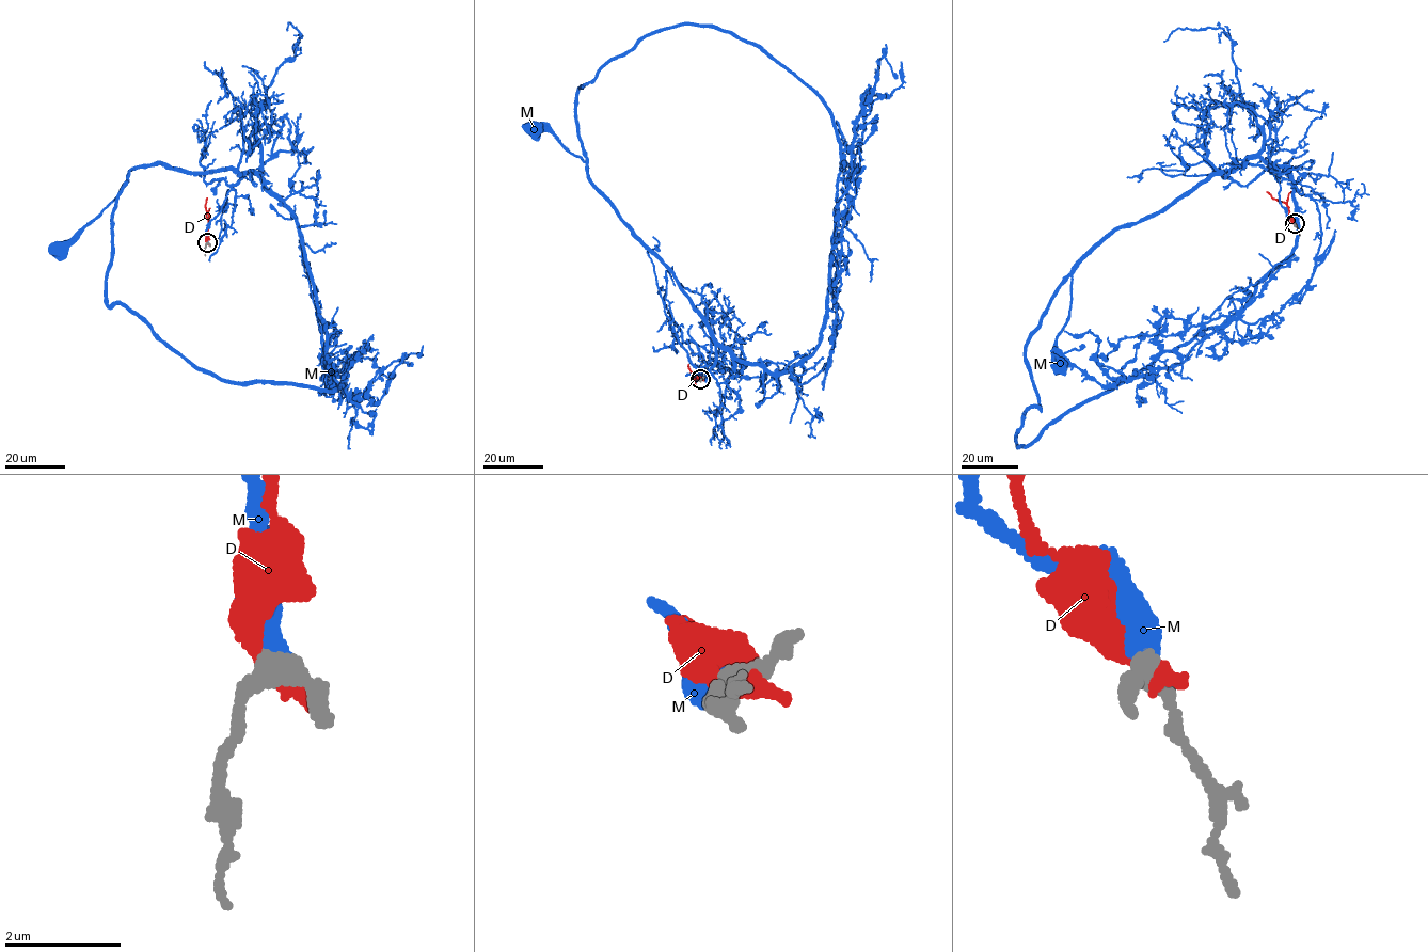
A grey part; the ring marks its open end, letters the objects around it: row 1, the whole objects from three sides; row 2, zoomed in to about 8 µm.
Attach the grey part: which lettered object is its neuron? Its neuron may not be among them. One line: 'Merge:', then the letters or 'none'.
Merge: M

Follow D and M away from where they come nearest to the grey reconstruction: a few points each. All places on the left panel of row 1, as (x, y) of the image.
D: (207, 242), (207, 197)
M: (207, 242), (207, 224), (242, 172), (229, 165), (197, 174), (160, 161), (129, 172), (117, 196), (59, 250)

